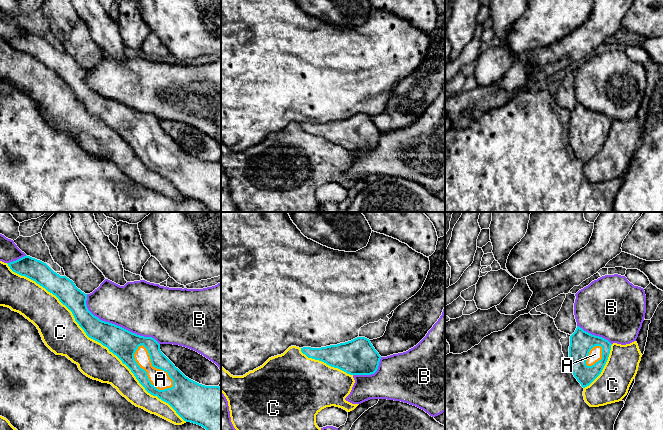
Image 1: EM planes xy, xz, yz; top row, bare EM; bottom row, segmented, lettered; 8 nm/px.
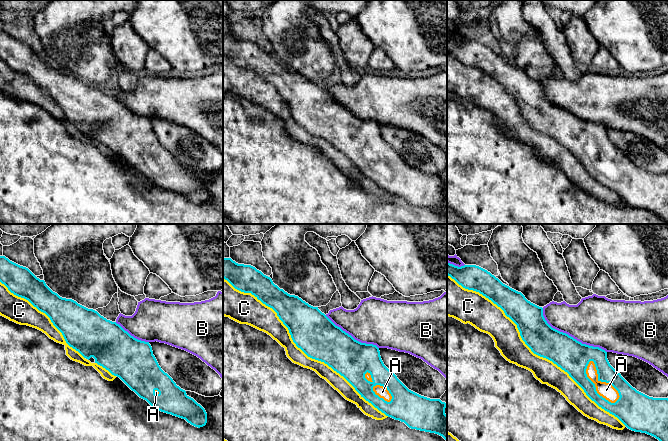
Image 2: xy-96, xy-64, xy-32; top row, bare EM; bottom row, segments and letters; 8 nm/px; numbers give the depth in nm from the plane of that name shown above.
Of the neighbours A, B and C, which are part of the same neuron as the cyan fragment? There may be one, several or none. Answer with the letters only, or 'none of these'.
A

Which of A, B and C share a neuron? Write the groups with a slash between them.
A / B / C

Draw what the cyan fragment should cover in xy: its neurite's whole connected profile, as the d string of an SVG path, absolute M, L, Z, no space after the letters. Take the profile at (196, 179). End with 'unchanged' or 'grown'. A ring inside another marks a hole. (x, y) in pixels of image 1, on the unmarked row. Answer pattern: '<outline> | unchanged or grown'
M26 31L7 40L13 48L35 57L55 71L72 88L75 97L86 111L116 131L148 169L168 179L184 197L202 202L213 212L221 212L221 164L219 162L205 162L186 153L161 128L160 120L154 114L137 111L94 92L86 81L87 70L78 65L66 52L60 52L54 48L46 39Z | grown

